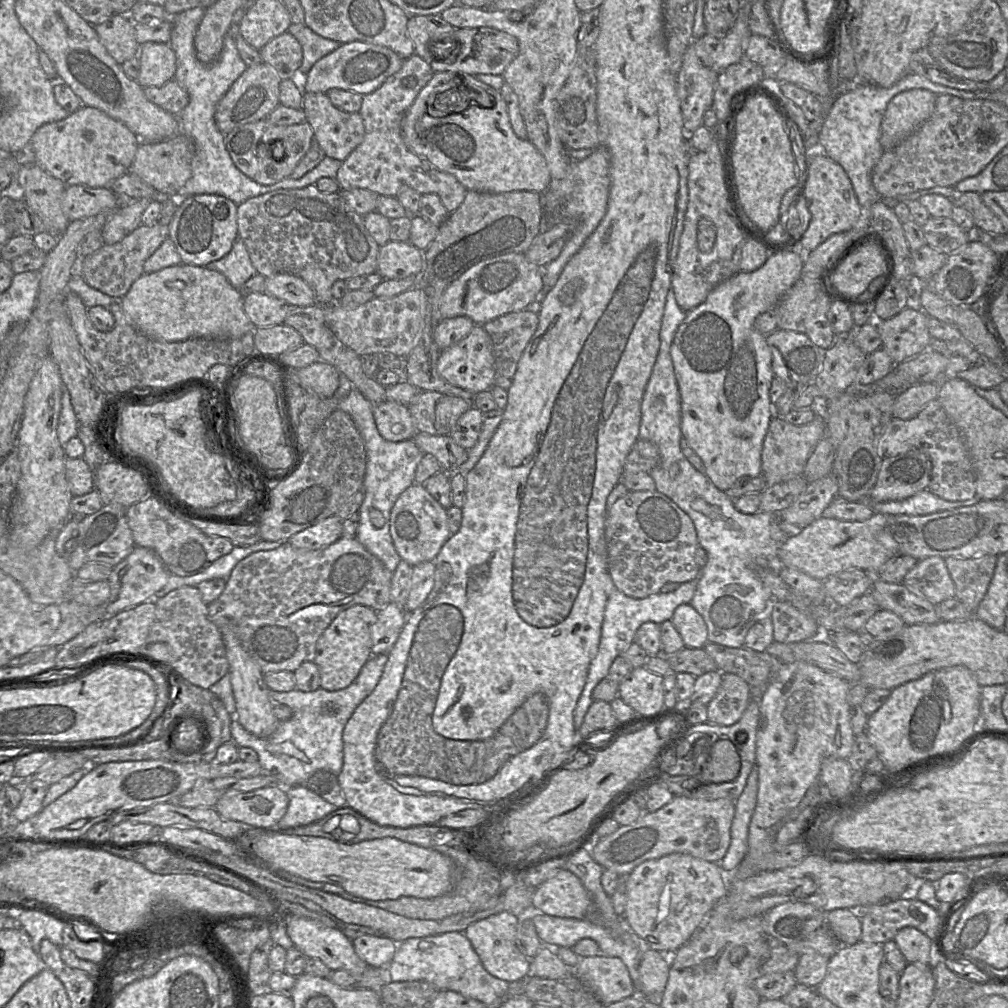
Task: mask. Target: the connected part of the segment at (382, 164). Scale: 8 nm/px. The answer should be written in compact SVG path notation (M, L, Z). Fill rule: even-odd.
M420 56L405 59L401 69L389 77L374 92L362 95L359 111L365 126L365 136L350 155L342 161L336 176L340 189L368 189L378 195L394 197L403 186L413 188L421 195L437 194L448 212L457 210L463 203L467 188L455 176L443 172L414 153L405 143L401 121L420 91L432 79L434 71Z

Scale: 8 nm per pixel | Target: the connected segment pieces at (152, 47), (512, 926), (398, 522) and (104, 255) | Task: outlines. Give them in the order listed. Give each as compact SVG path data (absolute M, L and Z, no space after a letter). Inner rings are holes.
M146 42L140 46L140 72L137 82L142 87L159 87L174 80L176 54L169 43Z
M501 912L469 925L464 931L484 968L492 976L507 982L521 980L530 974L531 960L516 945L519 923L519 917L509 912Z
M414 483L396 500L390 517L390 532L401 559L415 566L424 561L435 561L444 543L452 535L447 524L447 509L424 487Z
M159 222L150 226L141 224L122 240L114 244L103 244L99 250L81 259L81 275L93 288L121 299L132 284L144 273L145 261L157 250L169 235L169 226Z

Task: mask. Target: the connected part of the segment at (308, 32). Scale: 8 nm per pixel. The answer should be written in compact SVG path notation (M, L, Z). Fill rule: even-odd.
M291 23L288 31L302 47L302 63L298 71L298 77L301 78L309 72L318 60L341 45L341 43L317 35L305 24Z

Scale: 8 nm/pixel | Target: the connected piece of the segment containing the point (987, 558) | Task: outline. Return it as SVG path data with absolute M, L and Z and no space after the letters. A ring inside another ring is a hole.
M984 555L973 558L944 558L955 585L955 597L969 611L975 611L985 596L992 579L997 556Z

